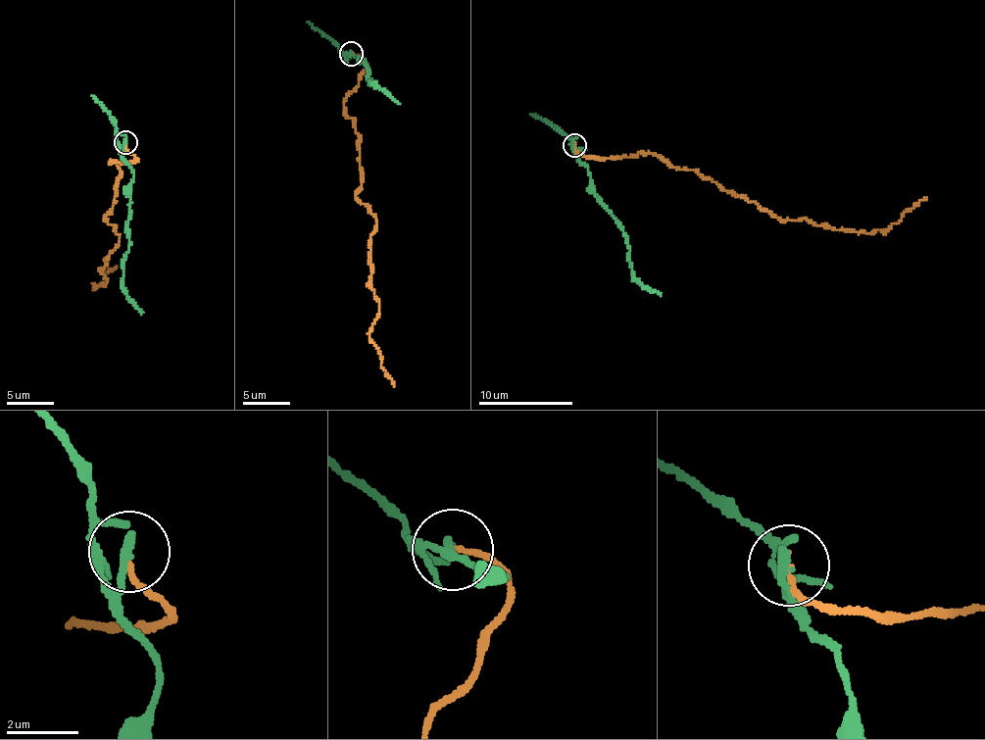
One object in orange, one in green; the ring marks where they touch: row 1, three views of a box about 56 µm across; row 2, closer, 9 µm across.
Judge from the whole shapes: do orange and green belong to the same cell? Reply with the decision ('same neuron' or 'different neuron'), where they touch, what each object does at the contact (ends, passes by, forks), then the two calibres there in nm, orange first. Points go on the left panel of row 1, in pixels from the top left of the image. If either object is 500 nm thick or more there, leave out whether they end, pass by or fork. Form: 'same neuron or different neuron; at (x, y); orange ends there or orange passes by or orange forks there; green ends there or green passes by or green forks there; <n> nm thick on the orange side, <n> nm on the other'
different neuron; at (125, 142); orange ends there; green ends there; 130 nm thick on the orange side, 280 nm on the other

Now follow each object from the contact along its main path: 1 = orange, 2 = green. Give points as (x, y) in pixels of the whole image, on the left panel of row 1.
1: (125, 142), (136, 158), (110, 162), (120, 172), (103, 216), (119, 243), (105, 284), (93, 284), (116, 266)
2: (125, 142), (123, 159), (133, 175), (123, 285), (143, 312)

